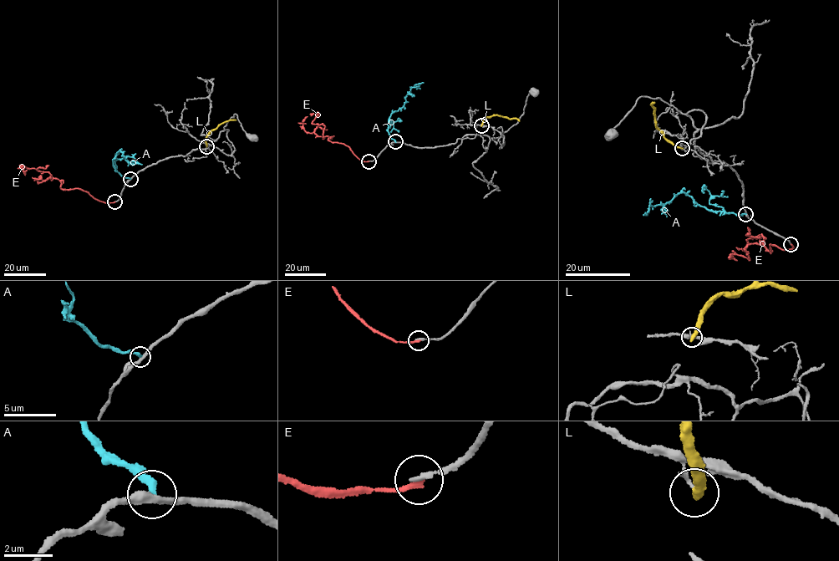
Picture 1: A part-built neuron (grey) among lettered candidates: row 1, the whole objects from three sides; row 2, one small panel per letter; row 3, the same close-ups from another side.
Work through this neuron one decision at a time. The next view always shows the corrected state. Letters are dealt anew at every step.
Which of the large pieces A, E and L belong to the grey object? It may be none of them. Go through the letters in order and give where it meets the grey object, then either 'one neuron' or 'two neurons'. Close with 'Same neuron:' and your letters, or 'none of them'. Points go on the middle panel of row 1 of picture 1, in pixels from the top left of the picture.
A: contact (395, 141); two neurons
E: contact (368, 161); two neurons
L: contact (481, 125); two neurons
Same neuron: none of them

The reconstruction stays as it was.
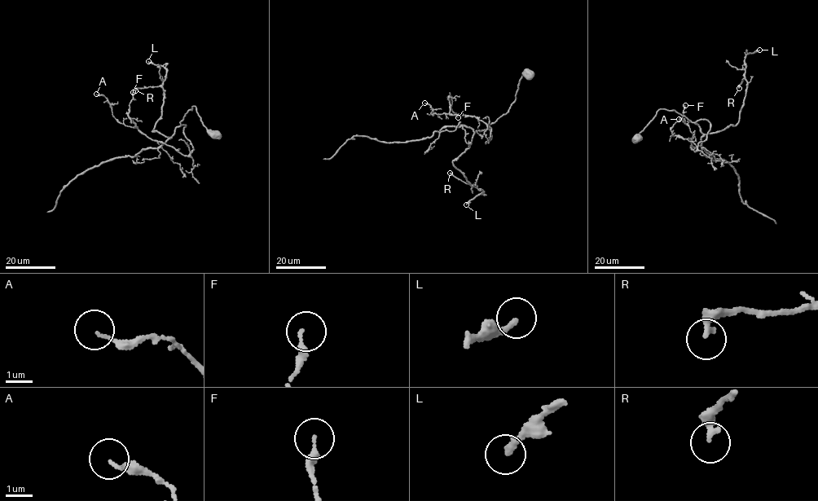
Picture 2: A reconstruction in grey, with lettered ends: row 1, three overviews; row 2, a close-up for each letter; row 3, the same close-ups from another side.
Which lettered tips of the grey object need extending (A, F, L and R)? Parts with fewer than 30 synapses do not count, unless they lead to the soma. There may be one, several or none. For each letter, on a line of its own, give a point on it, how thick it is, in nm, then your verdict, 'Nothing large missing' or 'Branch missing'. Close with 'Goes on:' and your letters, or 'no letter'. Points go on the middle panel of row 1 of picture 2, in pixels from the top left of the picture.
A: Place: (424, 103). Thickness 110 nm. Nothing large missing
F: Place: (458, 117). Thickness 200 nm. Nothing large missing
L: Place: (466, 204). Thickness 200 nm. Branch missing
R: Place: (450, 173). Thickness 300 nm. Nothing large missing
Goes on: L

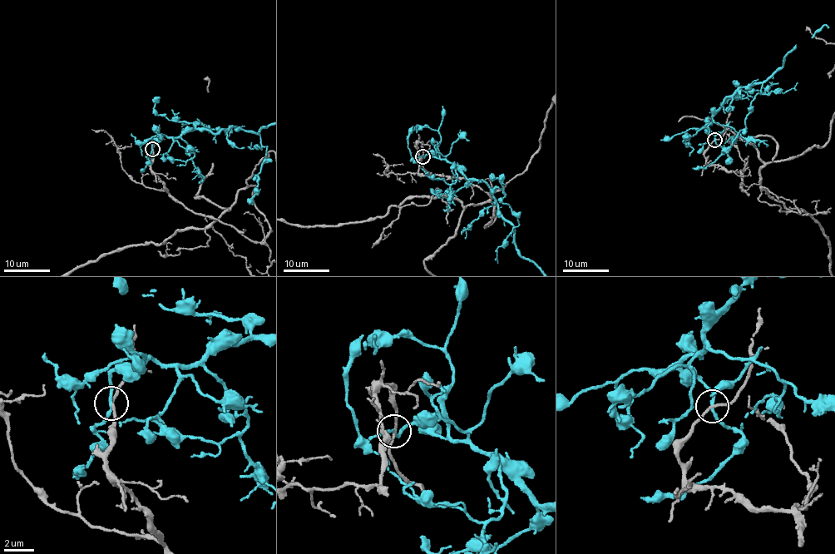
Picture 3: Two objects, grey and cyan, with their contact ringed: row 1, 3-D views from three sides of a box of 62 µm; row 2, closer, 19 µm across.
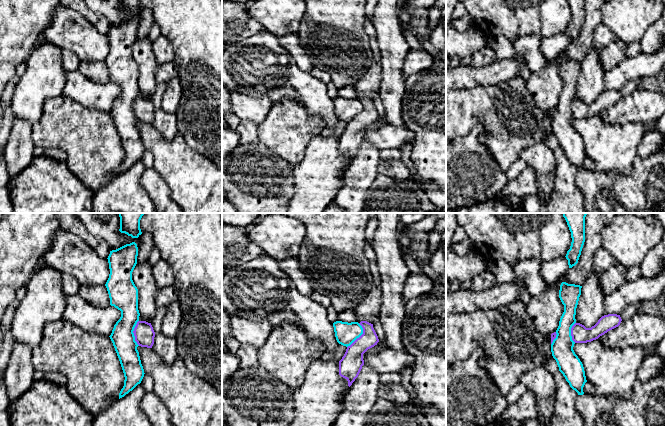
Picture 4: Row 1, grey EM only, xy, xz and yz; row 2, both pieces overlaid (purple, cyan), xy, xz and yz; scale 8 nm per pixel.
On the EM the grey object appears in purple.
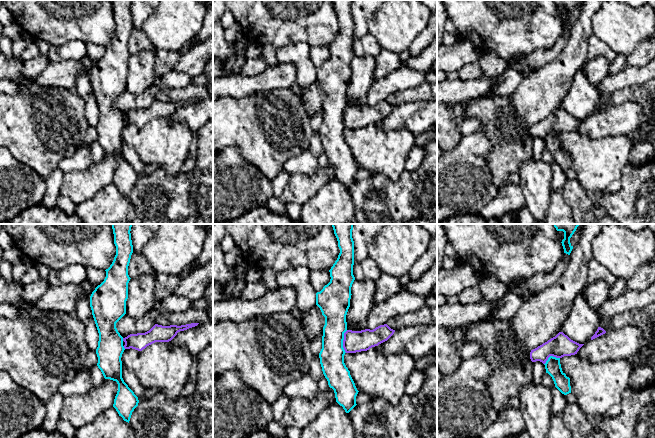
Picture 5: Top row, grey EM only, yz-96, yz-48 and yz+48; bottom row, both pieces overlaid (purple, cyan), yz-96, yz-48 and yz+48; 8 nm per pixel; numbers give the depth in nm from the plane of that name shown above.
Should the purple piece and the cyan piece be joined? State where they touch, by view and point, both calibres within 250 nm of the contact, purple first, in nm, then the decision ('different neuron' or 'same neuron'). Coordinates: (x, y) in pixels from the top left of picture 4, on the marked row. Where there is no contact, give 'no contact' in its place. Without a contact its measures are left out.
meets purple in xz at (360, 336); 180 nm thick on the purple side, 180 nm on the other; different neuron

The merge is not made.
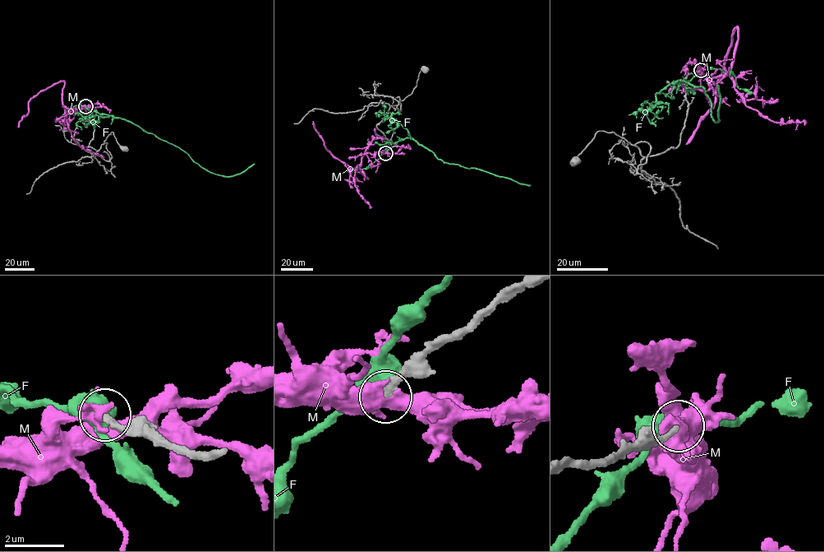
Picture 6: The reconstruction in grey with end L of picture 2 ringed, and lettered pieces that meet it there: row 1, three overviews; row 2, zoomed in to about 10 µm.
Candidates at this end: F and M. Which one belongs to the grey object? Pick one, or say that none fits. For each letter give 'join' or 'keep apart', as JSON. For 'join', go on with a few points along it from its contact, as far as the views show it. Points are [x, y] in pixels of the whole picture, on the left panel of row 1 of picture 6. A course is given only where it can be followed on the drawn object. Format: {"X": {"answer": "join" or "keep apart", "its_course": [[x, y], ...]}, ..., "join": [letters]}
{"F": {"answer": "keep apart"}, "M": {"answer": "keep apart"}, "join": []}

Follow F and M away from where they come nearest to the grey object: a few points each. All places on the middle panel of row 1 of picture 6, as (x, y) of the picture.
F: (385, 152), (391, 144), (410, 137), (448, 164), (476, 168), (531, 185)
M: (385, 152), (364, 154), (360, 165), (367, 178), (325, 148), (313, 121)

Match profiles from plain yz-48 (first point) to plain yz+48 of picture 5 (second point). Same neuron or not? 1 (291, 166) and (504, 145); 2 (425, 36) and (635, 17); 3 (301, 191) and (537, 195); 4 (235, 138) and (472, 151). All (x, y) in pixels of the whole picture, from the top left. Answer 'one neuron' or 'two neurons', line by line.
1: two neurons
2: two neurons
3: two neurons
4: two neurons

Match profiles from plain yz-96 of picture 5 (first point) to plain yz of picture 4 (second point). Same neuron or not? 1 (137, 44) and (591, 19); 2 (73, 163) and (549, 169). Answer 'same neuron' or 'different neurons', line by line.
1: different neurons
2: same neuron

